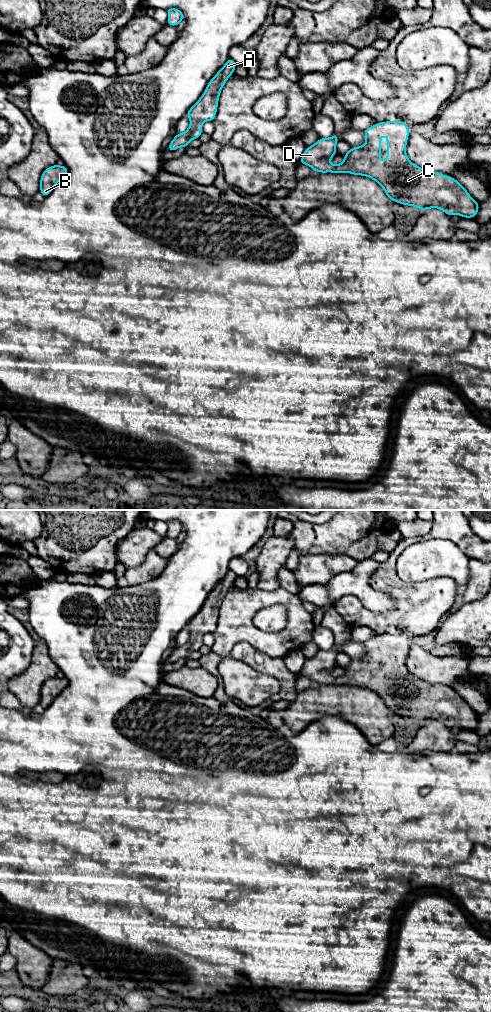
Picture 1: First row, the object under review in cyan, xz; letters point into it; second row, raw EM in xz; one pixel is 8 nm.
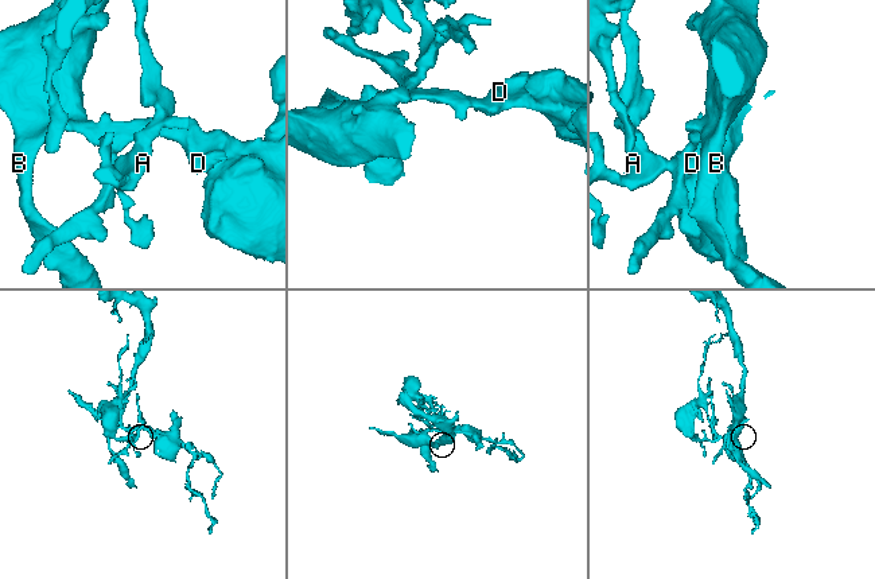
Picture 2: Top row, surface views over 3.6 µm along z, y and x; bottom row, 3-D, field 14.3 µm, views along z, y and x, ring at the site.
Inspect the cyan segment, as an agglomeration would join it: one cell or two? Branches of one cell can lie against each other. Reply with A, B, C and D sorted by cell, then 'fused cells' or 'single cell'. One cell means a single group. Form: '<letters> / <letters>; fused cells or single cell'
A B C D; single cell

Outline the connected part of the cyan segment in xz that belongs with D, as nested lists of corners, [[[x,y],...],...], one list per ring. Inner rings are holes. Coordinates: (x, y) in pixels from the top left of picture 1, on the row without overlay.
[[[398,632],[378,634],[367,640],[364,646],[366,655],[348,662],[344,667],[344,673],[338,677],[332,677],[329,673],[337,666],[336,656],[339,653],[337,647],[332,647],[330,650],[319,650],[312,658],[306,659],[299,675],[310,678],[315,685],[350,685],[368,688],[383,700],[390,712],[402,717],[417,719],[422,723],[439,720],[449,728],[461,727],[463,730],[474,730],[477,727],[479,715],[455,690],[447,686],[445,691],[443,685],[429,684],[409,672],[406,657],[410,642],[406,634]],[[382,647],[387,648],[387,672],[379,674]]]

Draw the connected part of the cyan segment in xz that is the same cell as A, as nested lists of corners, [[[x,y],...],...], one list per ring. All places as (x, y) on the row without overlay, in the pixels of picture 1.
[[[229,570],[224,578],[209,593],[204,605],[199,612],[188,622],[186,628],[191,632],[189,640],[180,646],[176,646],[169,658],[168,663],[175,663],[180,659],[188,659],[188,655],[199,651],[203,645],[202,635],[215,631],[220,604],[228,590],[234,585],[237,575]]]

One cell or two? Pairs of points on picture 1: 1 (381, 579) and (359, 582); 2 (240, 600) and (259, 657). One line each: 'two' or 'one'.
1: two
2: two

